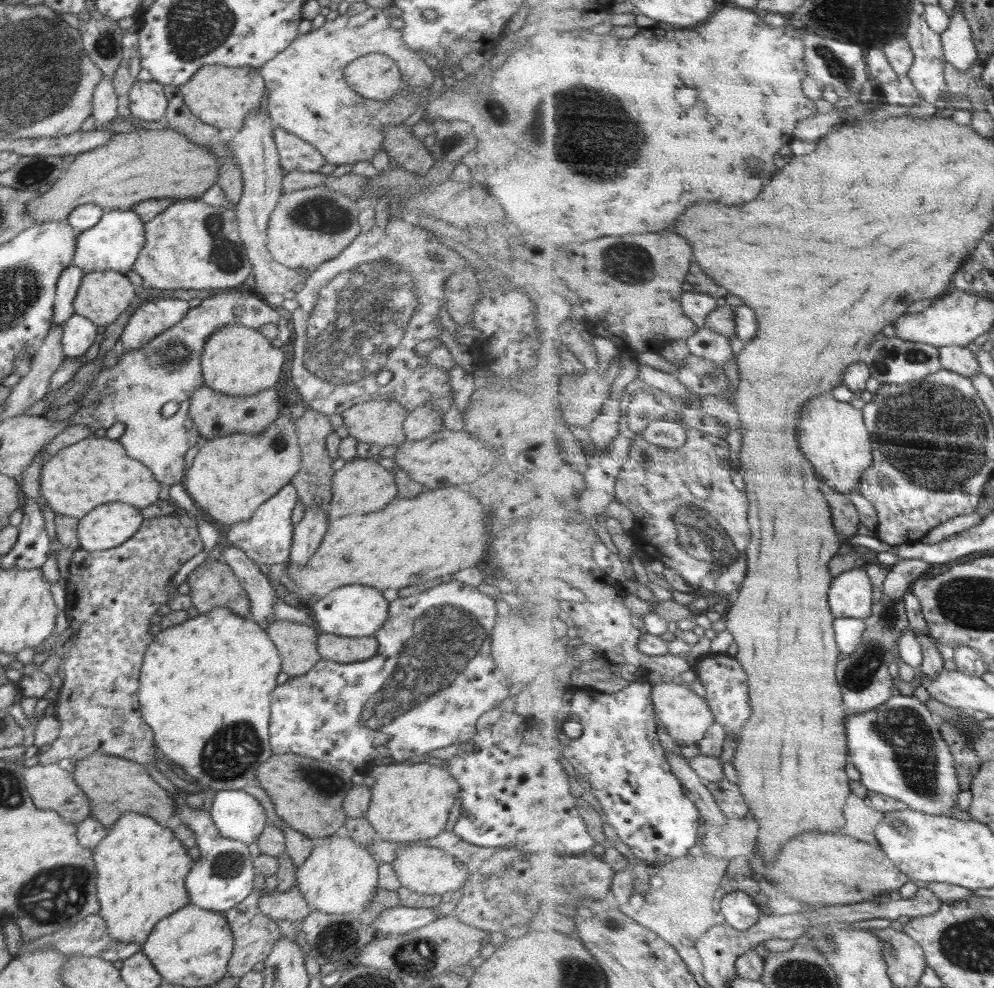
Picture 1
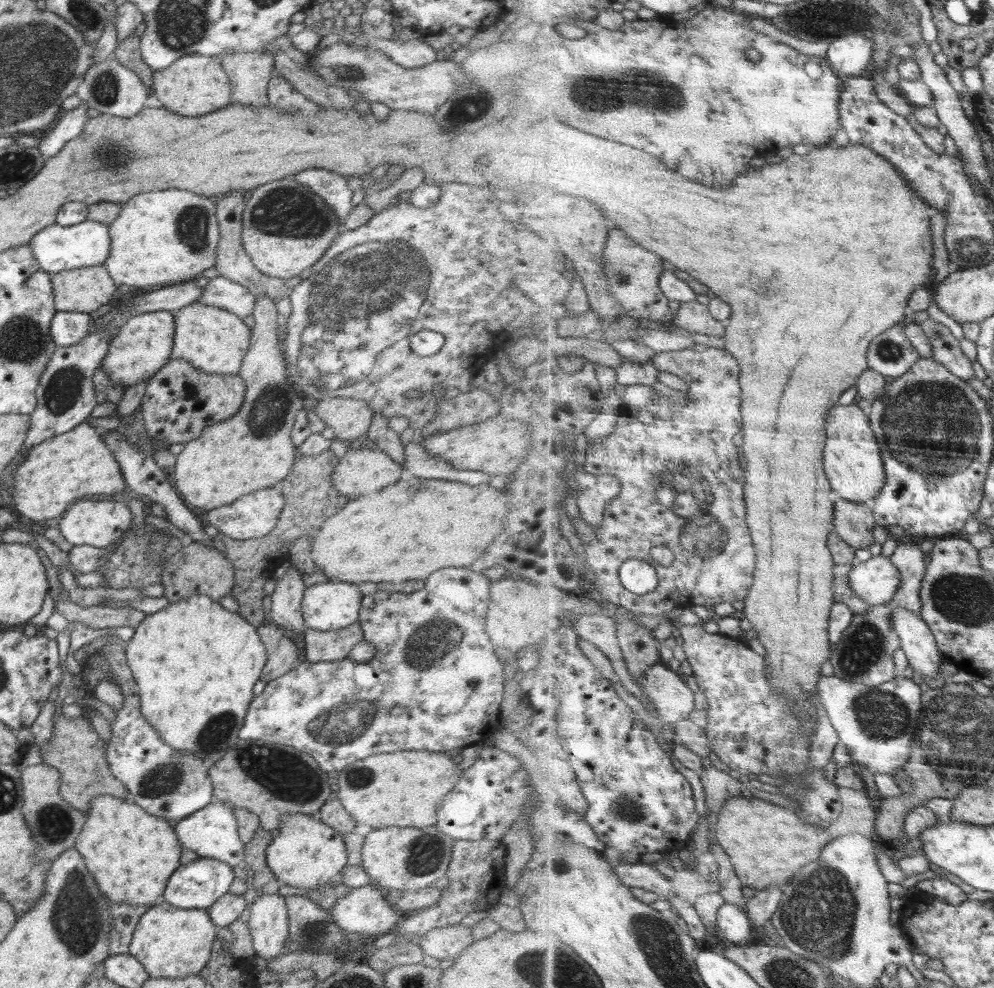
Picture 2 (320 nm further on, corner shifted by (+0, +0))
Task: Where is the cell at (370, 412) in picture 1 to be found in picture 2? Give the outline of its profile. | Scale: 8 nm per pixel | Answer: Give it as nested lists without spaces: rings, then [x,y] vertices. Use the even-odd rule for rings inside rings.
[[[321,398],[315,413],[332,428],[335,439],[348,443],[367,434],[374,411],[365,401],[352,398]]]

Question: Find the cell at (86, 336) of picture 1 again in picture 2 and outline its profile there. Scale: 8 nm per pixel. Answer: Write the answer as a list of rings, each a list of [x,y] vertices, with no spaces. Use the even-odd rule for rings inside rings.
[[[56,311],[51,320],[51,337],[58,346],[75,345],[87,335],[93,321],[85,312]]]

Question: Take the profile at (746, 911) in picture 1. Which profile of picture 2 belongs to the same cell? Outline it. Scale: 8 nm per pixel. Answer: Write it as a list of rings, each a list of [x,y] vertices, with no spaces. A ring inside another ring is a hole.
[[[727,903],[720,910],[719,934],[732,944],[745,944],[752,942],[753,924],[749,913],[742,907]]]

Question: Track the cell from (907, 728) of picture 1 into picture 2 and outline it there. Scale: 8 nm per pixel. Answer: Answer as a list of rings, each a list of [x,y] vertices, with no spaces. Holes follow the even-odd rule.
[[[827,671],[821,676],[819,682],[819,696],[839,734],[840,741],[850,750],[853,762],[865,765],[874,776],[878,773],[895,776],[898,771],[905,770],[913,755],[913,744],[919,731],[921,716],[926,714],[926,708],[924,708],[926,692],[922,691],[920,684],[916,684],[913,679],[900,677],[885,685],[870,686],[866,683],[847,681]]]

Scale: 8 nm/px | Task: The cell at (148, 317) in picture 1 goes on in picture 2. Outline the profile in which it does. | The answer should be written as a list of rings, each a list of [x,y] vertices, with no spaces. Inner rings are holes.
[[[168,310],[132,315],[110,339],[102,369],[112,383],[132,387],[150,379],[170,360],[173,347],[175,315]]]

